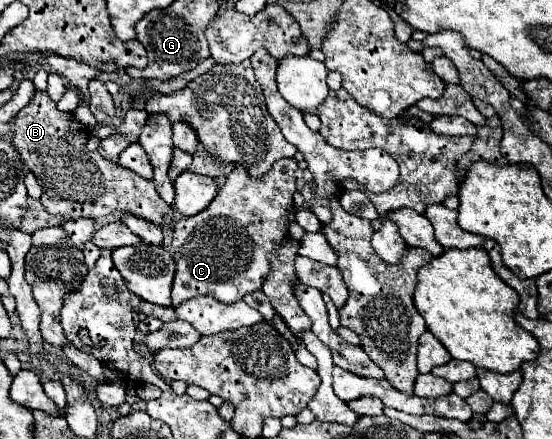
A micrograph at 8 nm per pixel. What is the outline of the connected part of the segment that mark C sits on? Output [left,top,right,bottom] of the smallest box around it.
[171,157,297,307]

